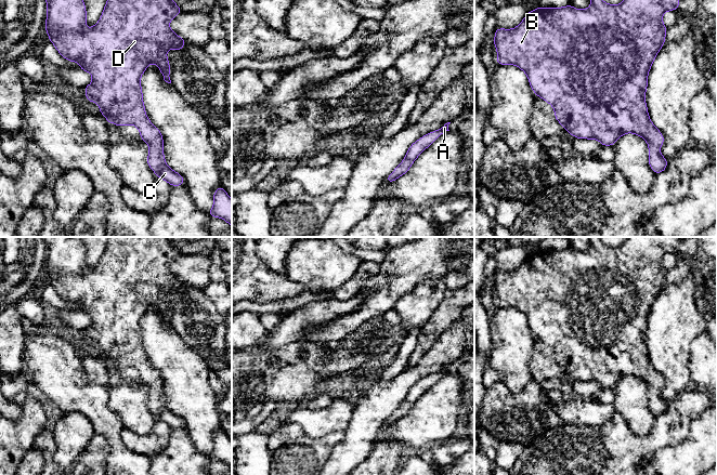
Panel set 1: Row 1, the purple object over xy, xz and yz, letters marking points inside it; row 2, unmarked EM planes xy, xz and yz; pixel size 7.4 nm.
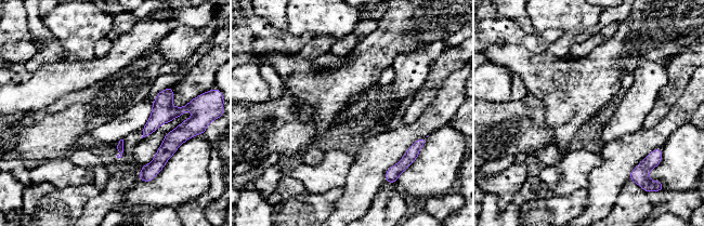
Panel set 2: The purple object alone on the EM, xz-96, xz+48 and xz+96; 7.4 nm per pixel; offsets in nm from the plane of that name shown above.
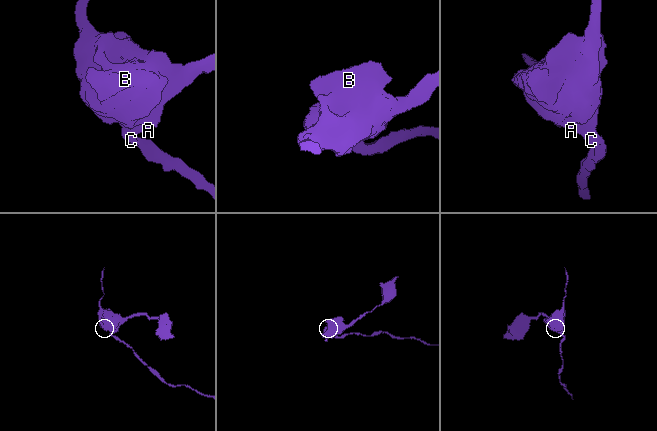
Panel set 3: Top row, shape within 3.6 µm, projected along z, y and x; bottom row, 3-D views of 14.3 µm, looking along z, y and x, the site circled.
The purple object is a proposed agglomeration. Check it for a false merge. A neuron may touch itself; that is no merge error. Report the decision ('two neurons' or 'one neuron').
one neuron

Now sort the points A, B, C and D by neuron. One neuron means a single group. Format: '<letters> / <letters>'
A B C D

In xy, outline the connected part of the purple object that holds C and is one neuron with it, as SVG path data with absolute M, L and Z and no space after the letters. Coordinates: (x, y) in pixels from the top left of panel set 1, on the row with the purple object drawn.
M82 0L45 1L48 12L44 29L49 40L64 58L79 63L80 70L92 75L92 83L83 88L87 100L99 105L108 123L135 126L141 140L149 146L147 164L157 177L171 186L184 185L182 175L166 164L162 134L147 118L140 81L147 65L157 64L164 80L171 83L166 53L170 49L182 50L187 41L173 32L169 23L182 10L174 0L107 0L100 21L92 28L87 28L86 4Z

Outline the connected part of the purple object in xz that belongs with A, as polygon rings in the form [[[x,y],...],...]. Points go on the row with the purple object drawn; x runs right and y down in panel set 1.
[[[451,122],[445,123],[441,129],[430,132],[417,140],[415,143],[413,143],[409,149],[407,150],[403,161],[387,177],[387,183],[394,182],[397,177],[405,174],[409,170],[413,162],[427,147],[429,147],[439,136],[441,136],[442,133],[449,131],[449,123]]]

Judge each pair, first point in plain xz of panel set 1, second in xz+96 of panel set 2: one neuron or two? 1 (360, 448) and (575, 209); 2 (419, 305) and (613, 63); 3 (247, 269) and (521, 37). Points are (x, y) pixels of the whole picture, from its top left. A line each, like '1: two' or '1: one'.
1: two
2: two
3: one

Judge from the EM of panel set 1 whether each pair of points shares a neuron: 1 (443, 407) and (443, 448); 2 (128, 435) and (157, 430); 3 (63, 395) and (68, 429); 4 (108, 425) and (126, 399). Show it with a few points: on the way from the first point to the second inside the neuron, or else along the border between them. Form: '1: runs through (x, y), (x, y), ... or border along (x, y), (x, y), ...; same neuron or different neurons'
1: border along (452, 437), (435, 441), (428, 448); different neurons
2: runs through (135, 439), (150, 439), (152, 437); same neuron
3: border along (63, 413), (80, 412), (90, 423); different neurons
4: border along (107, 390), (107, 406), (120, 418), (125, 427); different neurons

